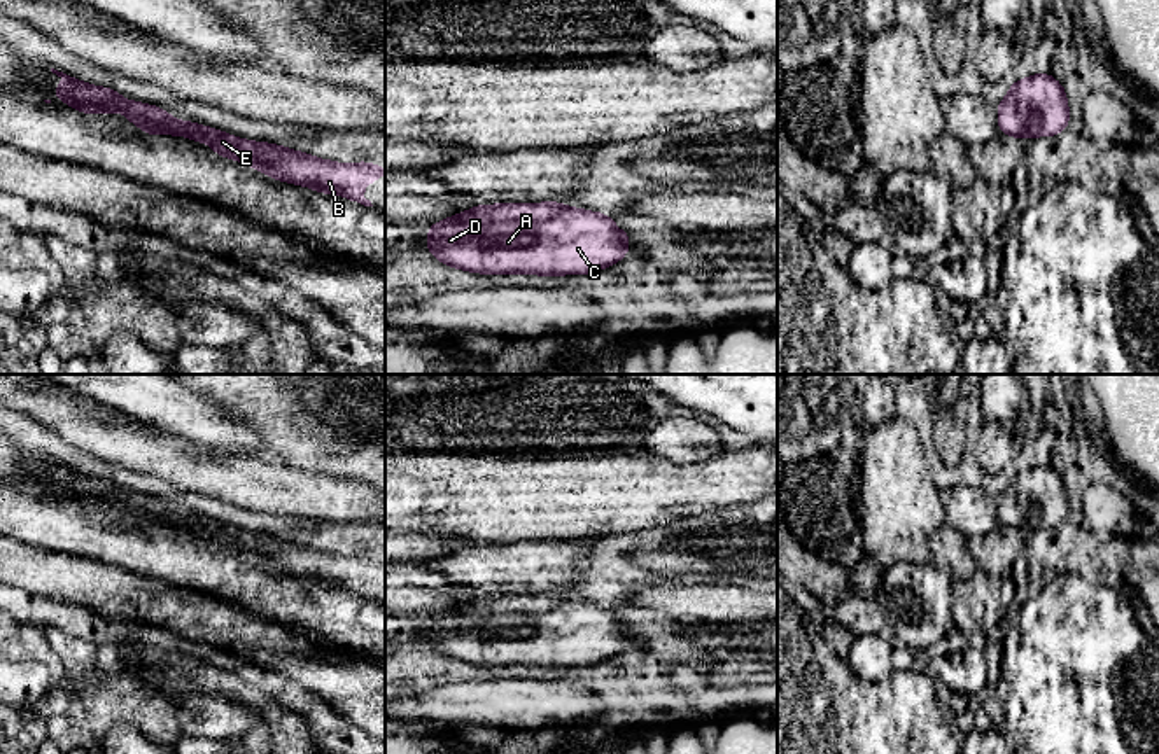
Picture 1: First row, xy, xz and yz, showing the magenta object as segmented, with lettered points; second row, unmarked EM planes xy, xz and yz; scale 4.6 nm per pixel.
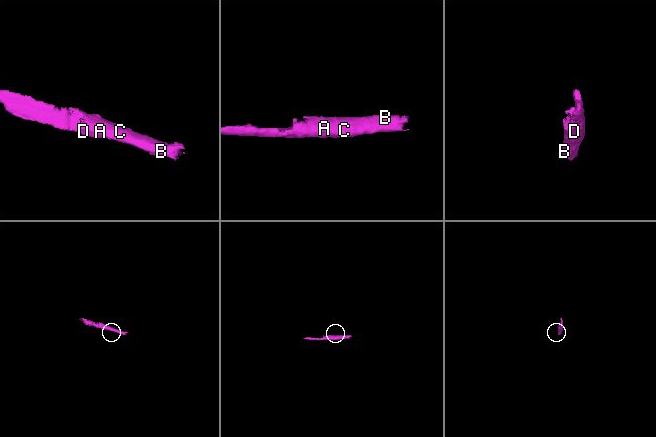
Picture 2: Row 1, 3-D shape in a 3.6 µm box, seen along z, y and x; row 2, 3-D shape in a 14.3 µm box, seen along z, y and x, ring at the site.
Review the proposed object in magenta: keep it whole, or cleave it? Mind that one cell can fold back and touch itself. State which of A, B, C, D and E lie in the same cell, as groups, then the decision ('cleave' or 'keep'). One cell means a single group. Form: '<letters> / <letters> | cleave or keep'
A B C D E | keep

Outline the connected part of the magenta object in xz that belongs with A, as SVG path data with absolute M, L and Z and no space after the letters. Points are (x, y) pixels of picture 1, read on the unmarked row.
M560 593L550 595L516 595L516 597L478 597L467 604L448 609L441 614L429 616L425 632L427 642L446 658L466 661L469 665L487 667L588 667L604 660L611 660L629 646L630 625L620 623L615 611L599 604L564 598Z

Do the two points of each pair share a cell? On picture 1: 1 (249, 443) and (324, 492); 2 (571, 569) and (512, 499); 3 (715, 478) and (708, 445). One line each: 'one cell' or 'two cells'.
1: two cells
2: two cells
3: two cells

